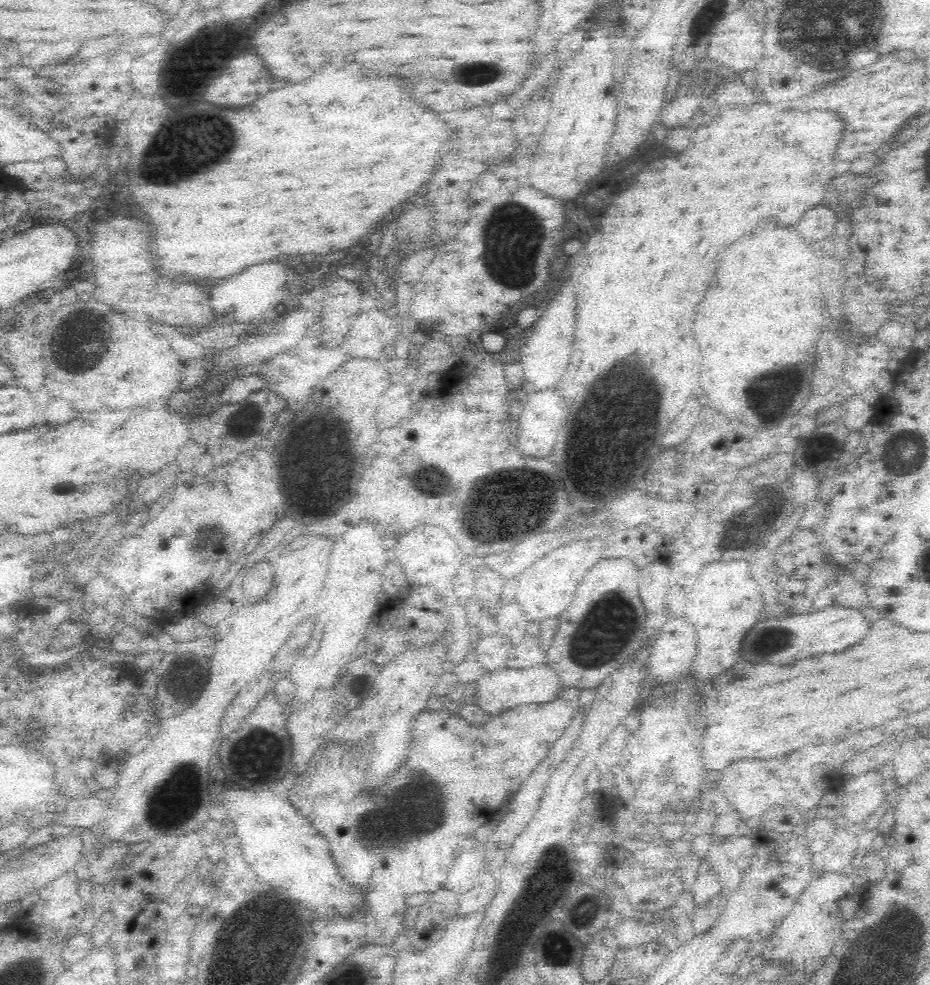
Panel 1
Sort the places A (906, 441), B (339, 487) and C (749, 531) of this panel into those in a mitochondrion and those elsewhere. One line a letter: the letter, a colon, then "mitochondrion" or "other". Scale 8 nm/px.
A: mitochondrion
B: mitochondrion
C: mitochondrion

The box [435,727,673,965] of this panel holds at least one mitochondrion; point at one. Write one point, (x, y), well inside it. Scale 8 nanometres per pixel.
(553, 941)

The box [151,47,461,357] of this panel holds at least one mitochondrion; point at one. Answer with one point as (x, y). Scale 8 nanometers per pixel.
(205, 64)

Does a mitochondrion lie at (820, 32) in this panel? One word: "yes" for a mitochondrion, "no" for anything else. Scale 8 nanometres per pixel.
yes

